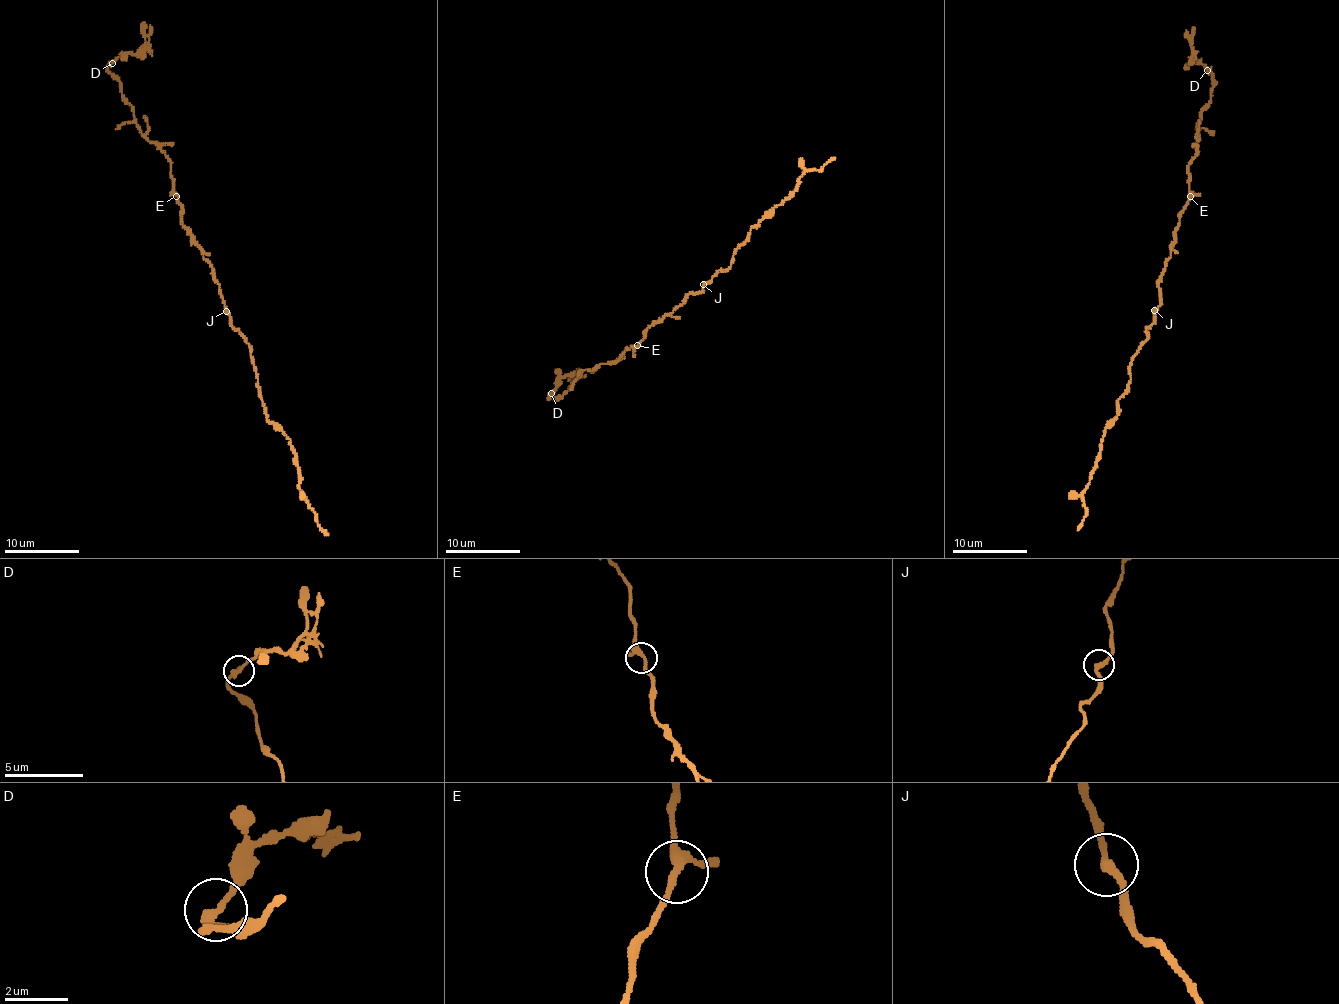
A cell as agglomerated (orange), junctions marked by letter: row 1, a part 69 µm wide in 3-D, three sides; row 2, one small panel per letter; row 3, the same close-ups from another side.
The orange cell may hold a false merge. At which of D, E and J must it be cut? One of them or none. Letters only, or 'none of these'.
D

